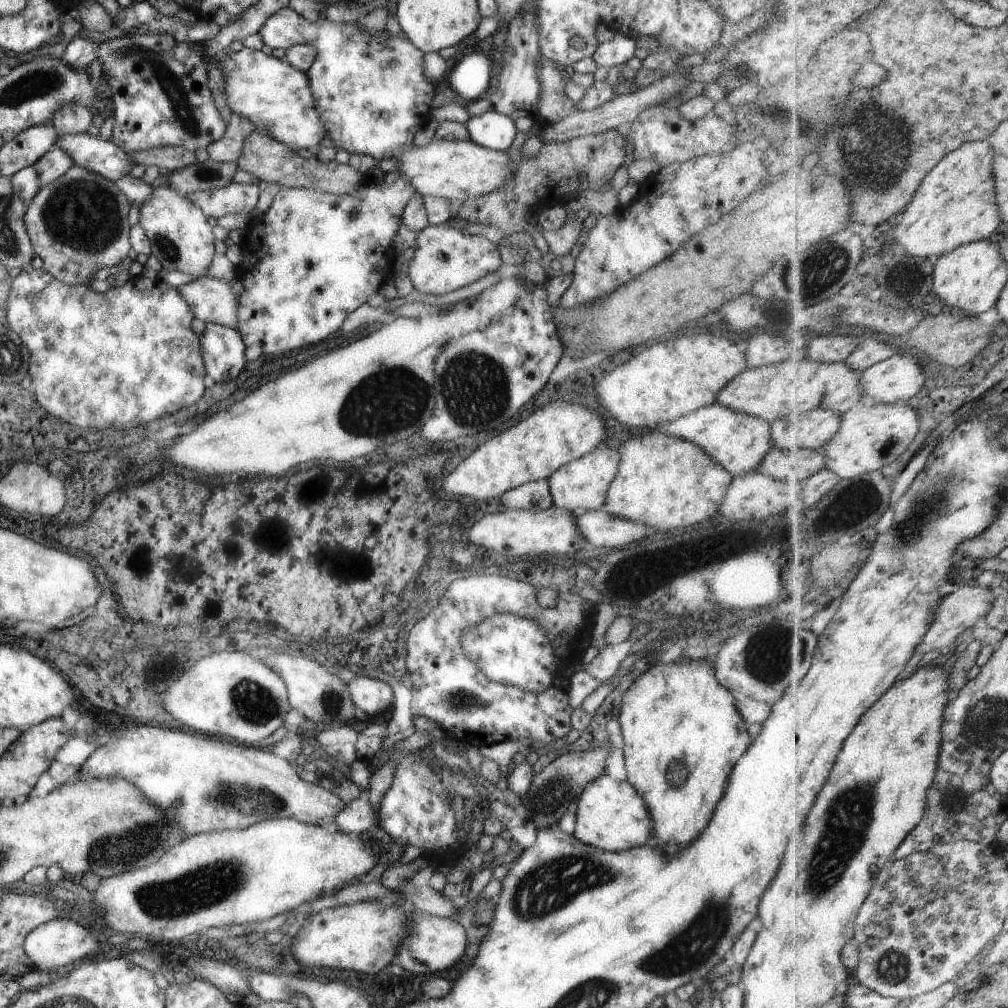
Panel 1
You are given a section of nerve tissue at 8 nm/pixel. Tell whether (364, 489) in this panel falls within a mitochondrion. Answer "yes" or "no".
no

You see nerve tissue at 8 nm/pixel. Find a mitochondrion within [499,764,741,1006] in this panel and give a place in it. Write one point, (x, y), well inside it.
(551, 884)

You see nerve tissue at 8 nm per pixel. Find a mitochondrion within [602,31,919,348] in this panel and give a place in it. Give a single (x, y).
(875, 153)

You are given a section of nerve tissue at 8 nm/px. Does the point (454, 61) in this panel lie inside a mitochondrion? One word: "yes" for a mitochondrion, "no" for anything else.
no

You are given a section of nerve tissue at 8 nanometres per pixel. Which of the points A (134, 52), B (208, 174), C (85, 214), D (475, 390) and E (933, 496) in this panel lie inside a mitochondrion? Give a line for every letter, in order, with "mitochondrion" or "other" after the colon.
A: mitochondrion
B: mitochondrion
C: mitochondrion
D: mitochondrion
E: mitochondrion

